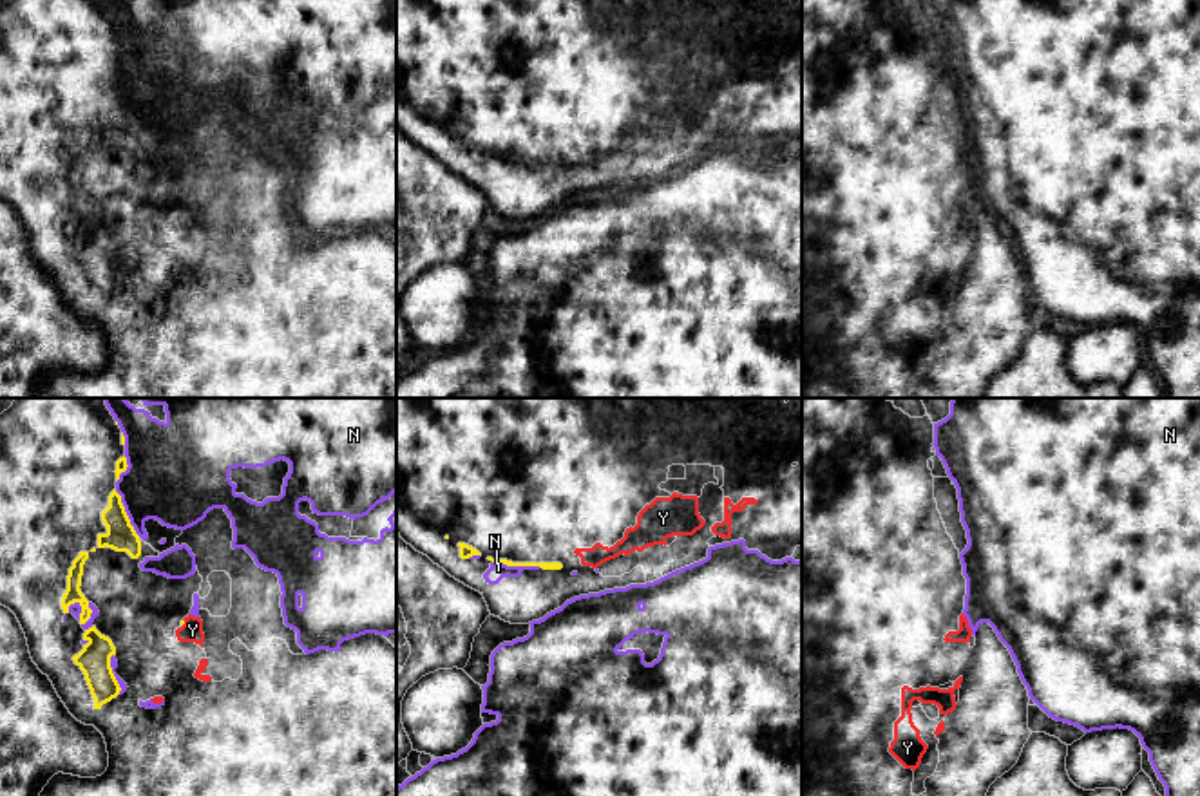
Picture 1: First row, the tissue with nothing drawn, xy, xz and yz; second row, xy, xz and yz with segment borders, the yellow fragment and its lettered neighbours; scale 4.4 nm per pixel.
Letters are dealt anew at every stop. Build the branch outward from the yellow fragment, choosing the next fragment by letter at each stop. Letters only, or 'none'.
Y

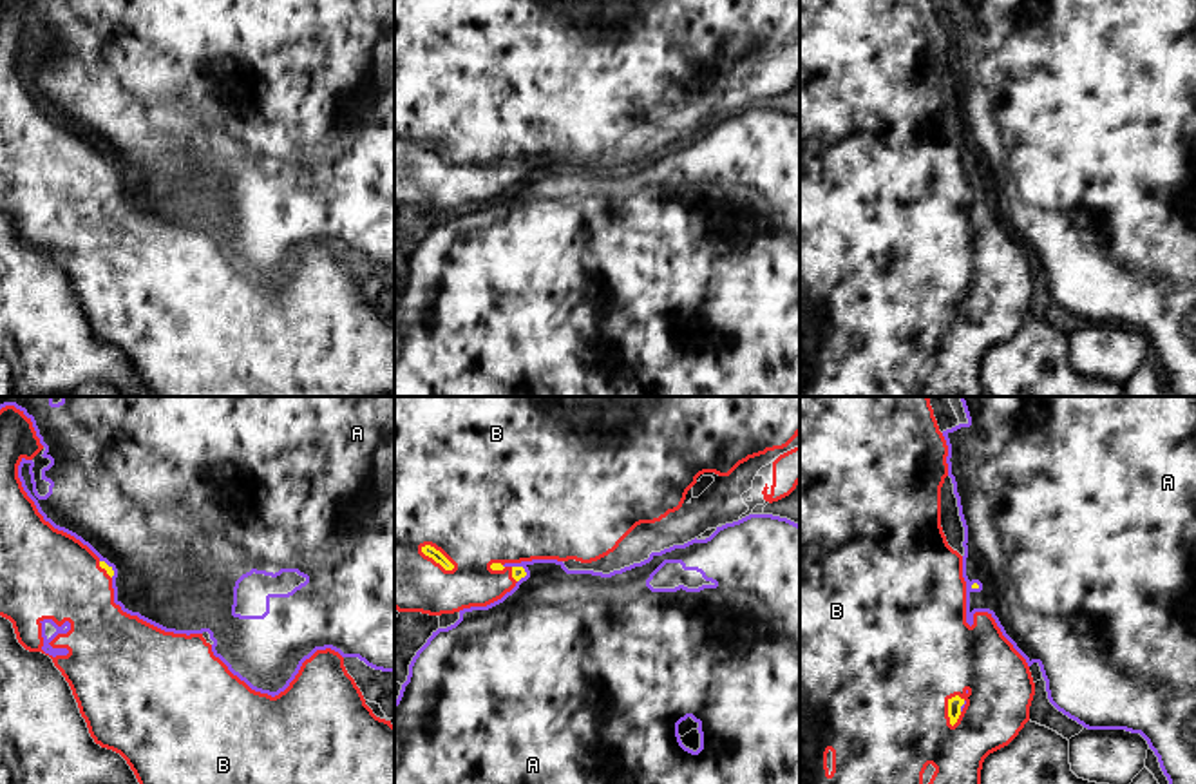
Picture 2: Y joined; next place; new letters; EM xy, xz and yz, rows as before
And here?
B

